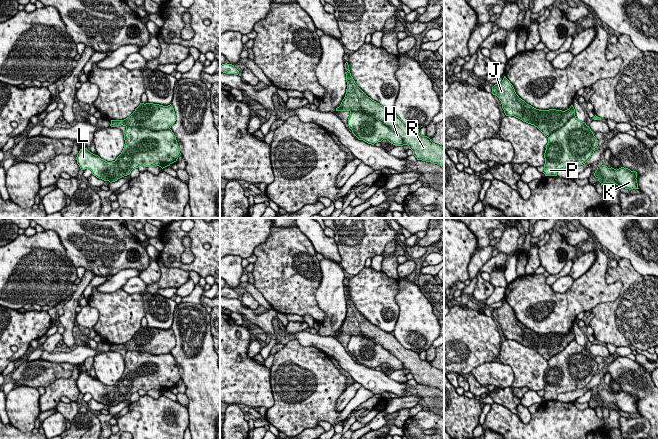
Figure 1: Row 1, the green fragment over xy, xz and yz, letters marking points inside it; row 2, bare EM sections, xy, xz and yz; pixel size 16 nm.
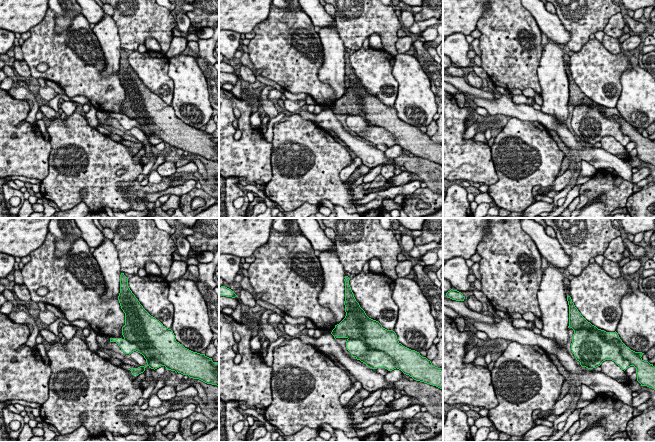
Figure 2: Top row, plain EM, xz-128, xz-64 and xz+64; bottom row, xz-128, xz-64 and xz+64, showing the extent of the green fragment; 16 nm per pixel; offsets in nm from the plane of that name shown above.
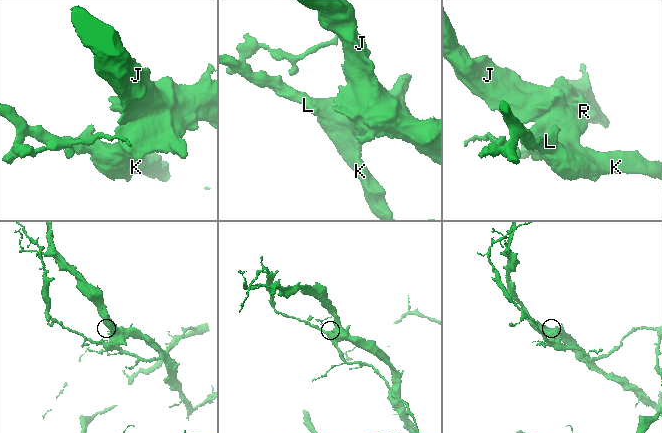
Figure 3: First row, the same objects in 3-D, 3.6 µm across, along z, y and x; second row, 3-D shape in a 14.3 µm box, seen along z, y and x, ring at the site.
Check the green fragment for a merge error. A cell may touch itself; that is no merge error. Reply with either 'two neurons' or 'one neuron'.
two neurons

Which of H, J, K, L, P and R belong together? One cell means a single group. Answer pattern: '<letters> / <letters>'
H K L P / J R

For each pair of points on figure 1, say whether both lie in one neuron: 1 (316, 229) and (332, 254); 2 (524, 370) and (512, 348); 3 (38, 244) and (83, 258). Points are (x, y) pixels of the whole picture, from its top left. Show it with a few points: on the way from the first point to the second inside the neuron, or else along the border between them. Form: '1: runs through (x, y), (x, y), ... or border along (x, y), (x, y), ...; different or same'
1: runs through (316, 235), (327, 248); same
2: runs through (524, 365), (514, 353); same
3: border along (55, 232), (66, 256), (76, 268); different

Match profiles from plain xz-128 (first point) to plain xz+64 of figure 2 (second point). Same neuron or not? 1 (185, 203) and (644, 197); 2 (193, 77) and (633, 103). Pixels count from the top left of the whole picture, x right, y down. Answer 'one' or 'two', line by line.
1: one
2: one

